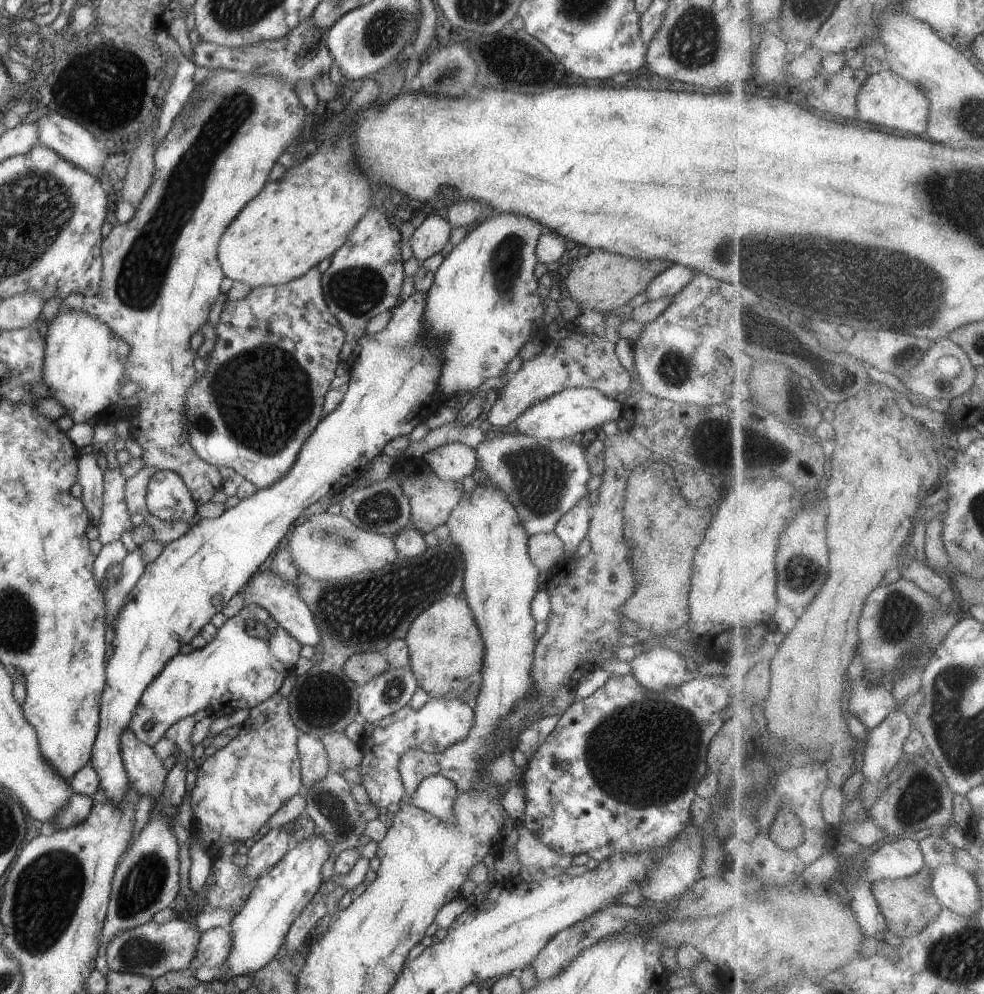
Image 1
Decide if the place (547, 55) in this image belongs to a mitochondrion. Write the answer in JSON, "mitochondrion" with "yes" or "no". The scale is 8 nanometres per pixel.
{"mitochondrion":"no"}

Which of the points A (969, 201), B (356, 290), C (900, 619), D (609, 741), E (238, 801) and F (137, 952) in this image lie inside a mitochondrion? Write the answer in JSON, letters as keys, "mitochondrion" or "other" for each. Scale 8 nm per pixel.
{"A":"mitochondrion","B":"mitochondrion","C":"mitochondrion","D":"mitochondrion","E":"other","F":"mitochondrion"}

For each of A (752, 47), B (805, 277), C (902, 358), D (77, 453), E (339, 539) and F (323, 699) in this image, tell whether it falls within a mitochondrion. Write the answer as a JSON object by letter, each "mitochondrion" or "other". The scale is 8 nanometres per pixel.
{"A":"other","B":"mitochondrion","C":"mitochondrion","D":"other","E":"mitochondrion","F":"mitochondrion"}

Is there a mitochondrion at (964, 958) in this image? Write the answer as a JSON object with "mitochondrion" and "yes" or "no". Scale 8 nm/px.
{"mitochondrion":"yes"}

